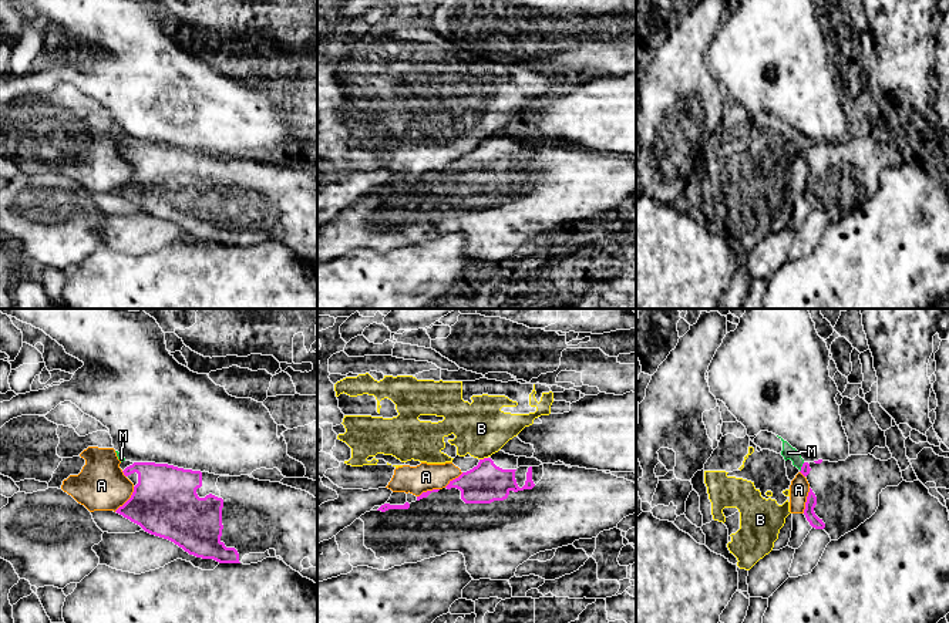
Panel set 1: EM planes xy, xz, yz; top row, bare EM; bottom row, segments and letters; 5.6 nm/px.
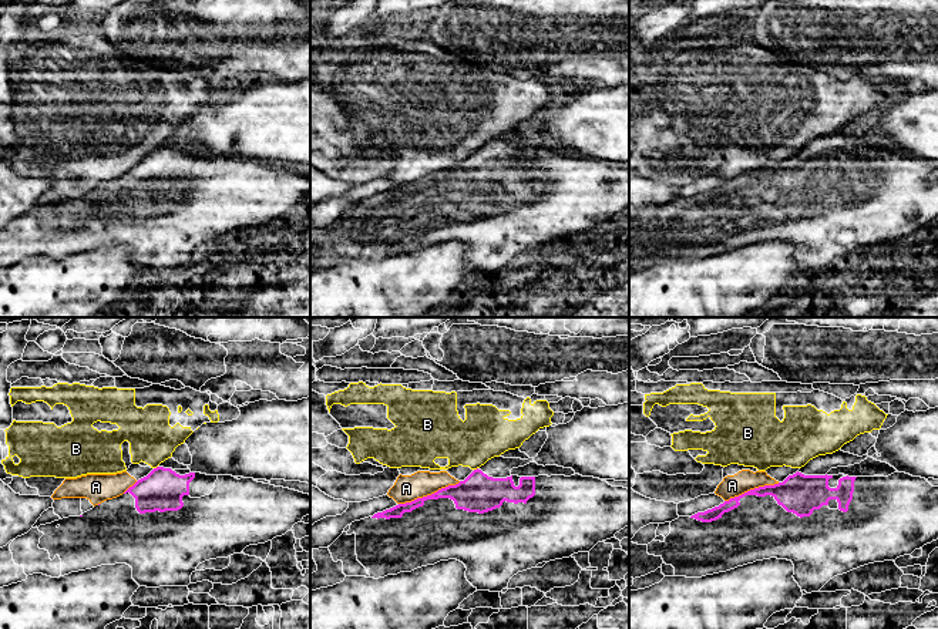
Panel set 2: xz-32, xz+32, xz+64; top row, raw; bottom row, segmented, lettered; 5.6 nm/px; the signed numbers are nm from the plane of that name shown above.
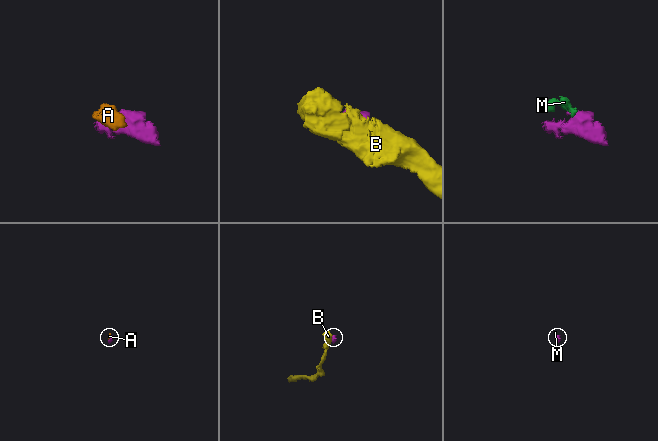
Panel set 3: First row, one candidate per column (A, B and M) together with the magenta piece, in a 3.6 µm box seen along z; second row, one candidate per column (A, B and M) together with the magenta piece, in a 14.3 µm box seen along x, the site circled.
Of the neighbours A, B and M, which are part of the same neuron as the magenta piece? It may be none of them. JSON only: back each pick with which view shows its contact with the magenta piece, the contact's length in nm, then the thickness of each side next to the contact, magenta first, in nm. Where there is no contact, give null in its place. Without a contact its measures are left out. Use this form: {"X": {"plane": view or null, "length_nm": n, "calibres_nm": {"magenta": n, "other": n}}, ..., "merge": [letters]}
{"merge": []}

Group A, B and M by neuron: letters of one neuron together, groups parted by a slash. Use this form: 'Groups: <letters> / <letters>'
Groups: A B M

